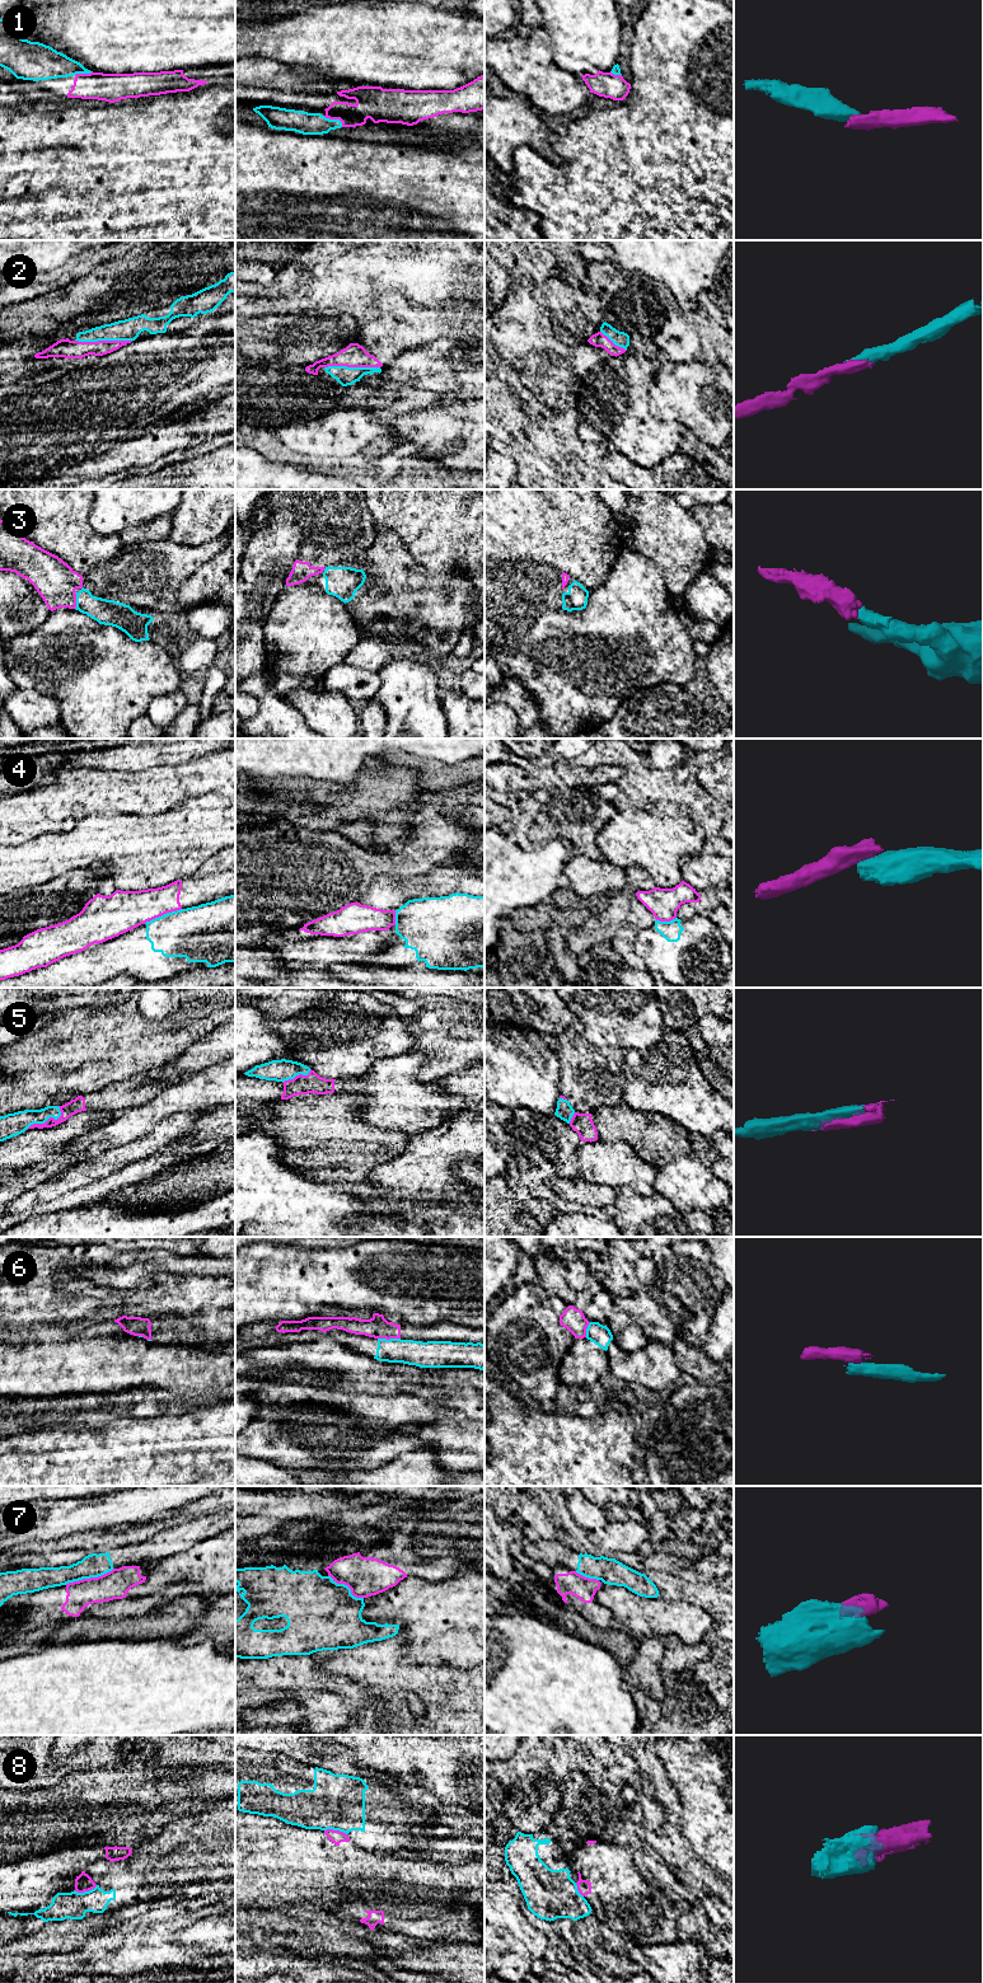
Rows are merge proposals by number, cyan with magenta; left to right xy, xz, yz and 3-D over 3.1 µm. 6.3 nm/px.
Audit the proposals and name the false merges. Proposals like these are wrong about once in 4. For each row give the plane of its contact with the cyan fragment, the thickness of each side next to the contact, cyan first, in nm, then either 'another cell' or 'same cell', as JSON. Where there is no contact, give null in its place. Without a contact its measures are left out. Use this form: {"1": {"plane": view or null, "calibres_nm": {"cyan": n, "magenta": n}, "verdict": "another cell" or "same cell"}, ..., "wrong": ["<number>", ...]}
{"1": {"plane": "xz", "calibres_nm": {"cyan": 140, "magenta": 190}, "verdict": "same cell"}, "2": {"plane": "xy", "calibres_nm": {"cyan": 140, "magenta": 120}, "verdict": "same cell"}, "3": {"plane": "xy", "calibres_nm": {"cyan": 160, "magenta": 260}, "verdict": "same cell"}, "4": {"plane": "xy", "calibres_nm": {"cyan": 340, "magenta": 260}, "verdict": "another cell"}, "5": {"plane": "xy", "calibres_nm": {"cyan": 140, "magenta": 90}, "verdict": "same cell"}, "6": {"plane": "xz", "calibres_nm": {"cyan": 160, "magenta": 140}, "verdict": "another cell"}, "7": {"plane": "xy", "calibres_nm": {"cyan": 150, "magenta": 180}, "verdict": "another cell"}, "8": {"plane": "xy", "calibres_nm": {"cyan": 170, "magenta": 110}, "verdict": "another cell"}, "wrong": ["4", "6", "7", "8"]}

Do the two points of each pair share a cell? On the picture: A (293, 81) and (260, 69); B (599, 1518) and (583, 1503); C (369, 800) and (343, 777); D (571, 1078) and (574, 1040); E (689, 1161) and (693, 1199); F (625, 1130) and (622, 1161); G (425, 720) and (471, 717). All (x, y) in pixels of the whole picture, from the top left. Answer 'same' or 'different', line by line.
A: same
B: same
C: different
D: same
E: same
F: different
G: different

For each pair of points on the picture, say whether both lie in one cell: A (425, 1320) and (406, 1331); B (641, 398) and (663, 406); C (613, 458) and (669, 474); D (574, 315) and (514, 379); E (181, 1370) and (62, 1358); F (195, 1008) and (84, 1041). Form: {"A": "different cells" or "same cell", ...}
{"A": "different cells", "B": "different cells", "C": "same cell", "D": "different cells", "E": "same cell", "F": "same cell"}

